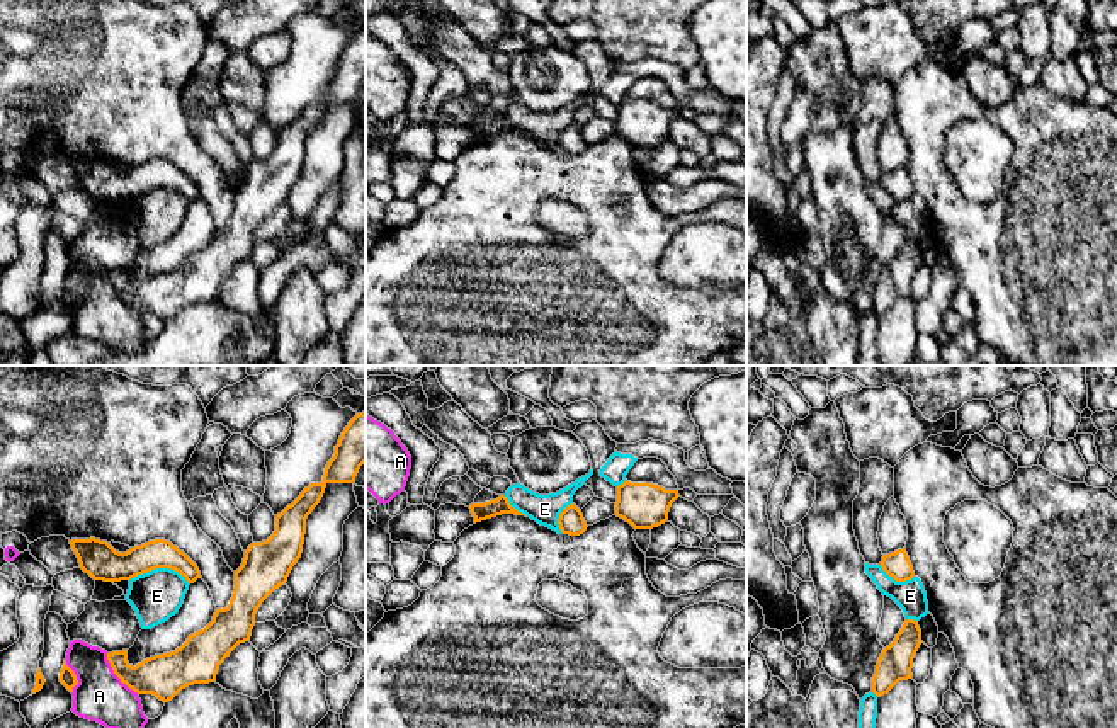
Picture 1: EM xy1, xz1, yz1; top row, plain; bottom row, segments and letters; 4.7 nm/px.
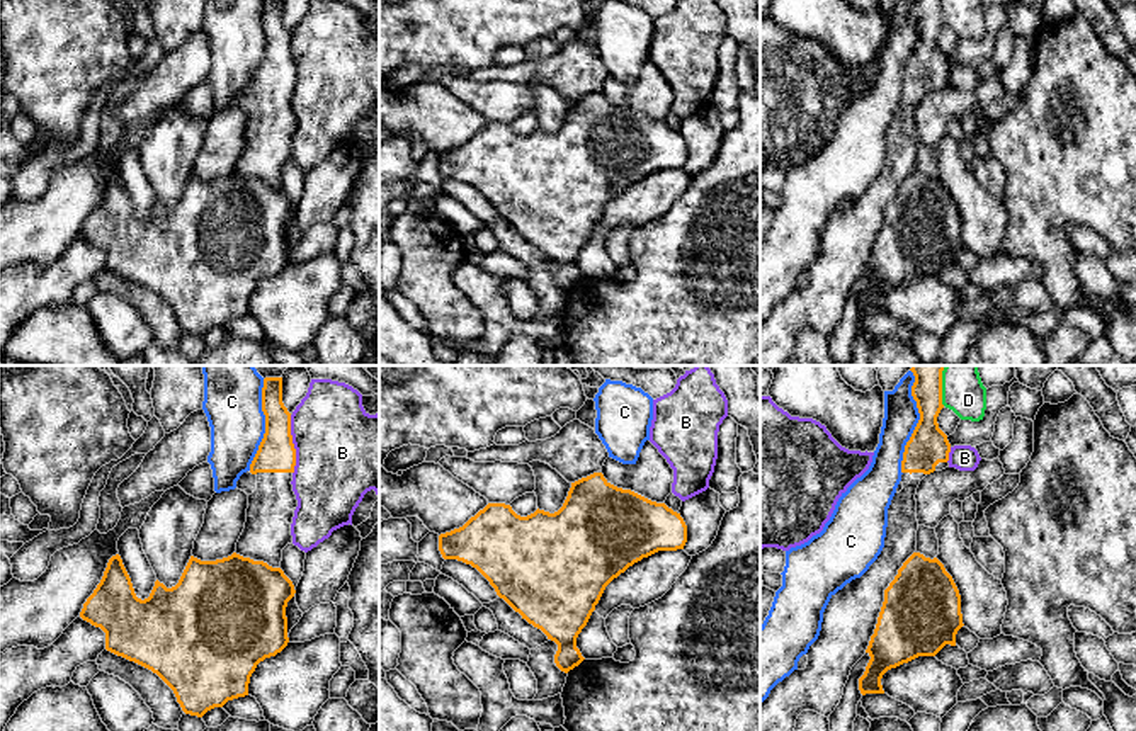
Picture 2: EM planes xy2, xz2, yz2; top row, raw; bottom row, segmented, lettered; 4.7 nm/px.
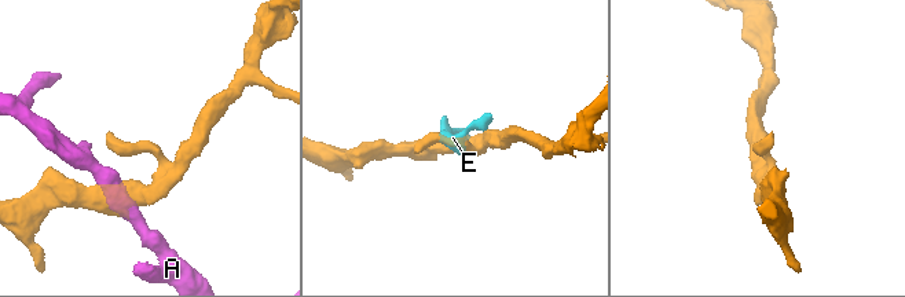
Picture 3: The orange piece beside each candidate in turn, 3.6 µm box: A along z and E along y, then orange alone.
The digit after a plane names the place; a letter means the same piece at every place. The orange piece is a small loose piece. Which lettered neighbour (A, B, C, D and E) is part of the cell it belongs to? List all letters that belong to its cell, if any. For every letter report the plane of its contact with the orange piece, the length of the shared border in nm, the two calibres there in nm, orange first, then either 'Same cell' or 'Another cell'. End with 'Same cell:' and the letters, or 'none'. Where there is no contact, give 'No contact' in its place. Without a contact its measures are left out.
A: Touches orange in xy1. Shared border 240 nm. Thickness 200 nm (orange) against 240 nm. Another cell
B: Touches orange in xy2. Shared border 280 nm. Thickness 180 nm (orange) against 440 nm. Another cell
C: Touches orange in yz2. Shared border 500 nm. Thickness 190 nm (orange) against 160 nm. Another cell
D: Touches orange in yz2. Shared border 190 nm. Thickness 150 nm (orange) against 200 nm. Another cell
E: Touches orange in xy1. Shared border 280 nm. Thickness 160 nm (orange) against 240 nm. Another cell
Same cell: none

